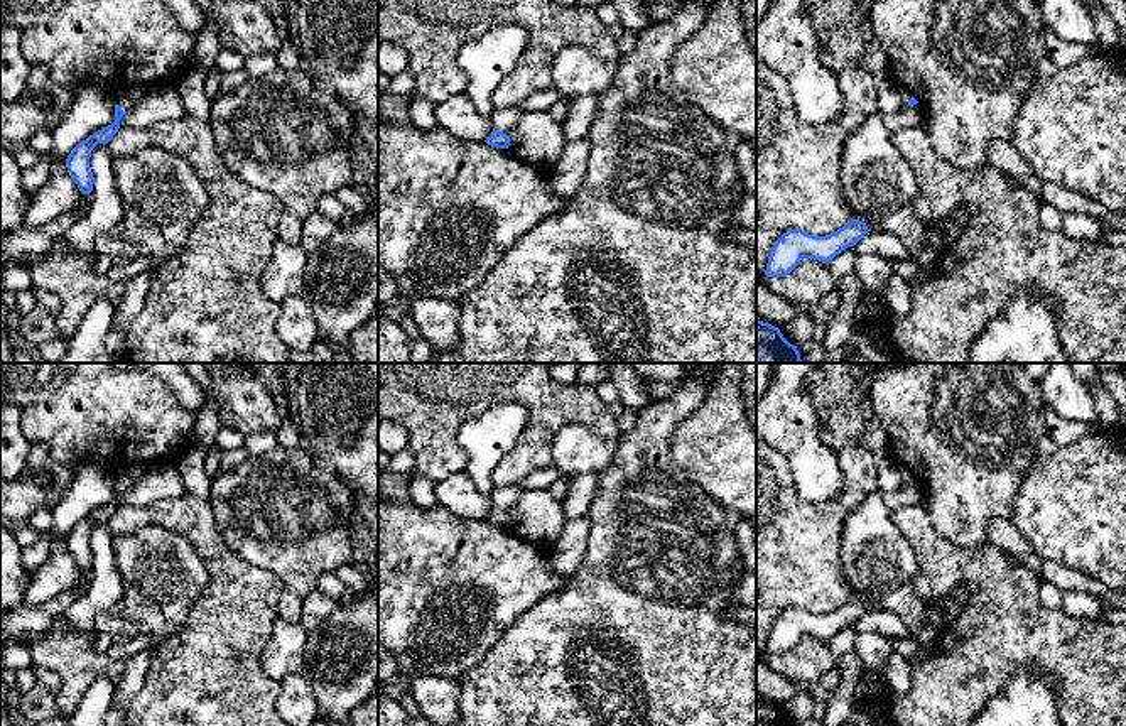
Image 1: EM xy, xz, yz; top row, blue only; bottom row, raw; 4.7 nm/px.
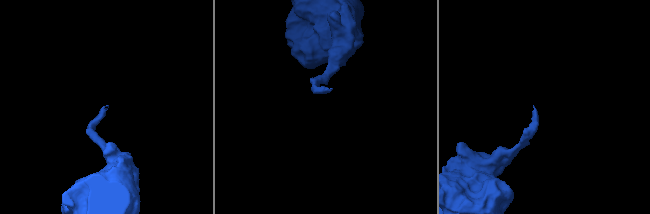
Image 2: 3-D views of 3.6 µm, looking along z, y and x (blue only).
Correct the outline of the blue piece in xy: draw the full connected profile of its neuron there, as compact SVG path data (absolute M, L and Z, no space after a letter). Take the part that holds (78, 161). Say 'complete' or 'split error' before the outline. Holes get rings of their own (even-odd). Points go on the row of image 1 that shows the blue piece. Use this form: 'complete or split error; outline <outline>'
split error; outline M125 86L116 91L115 96L115 122L108 127L89 135L86 140L78 144L66 159L66 167L73 181L78 184L83 194L93 191L93 172L89 167L91 150L98 144L108 144L120 128L122 116L143 96L147 86Z

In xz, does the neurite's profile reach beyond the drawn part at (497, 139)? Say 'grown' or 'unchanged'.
grown

